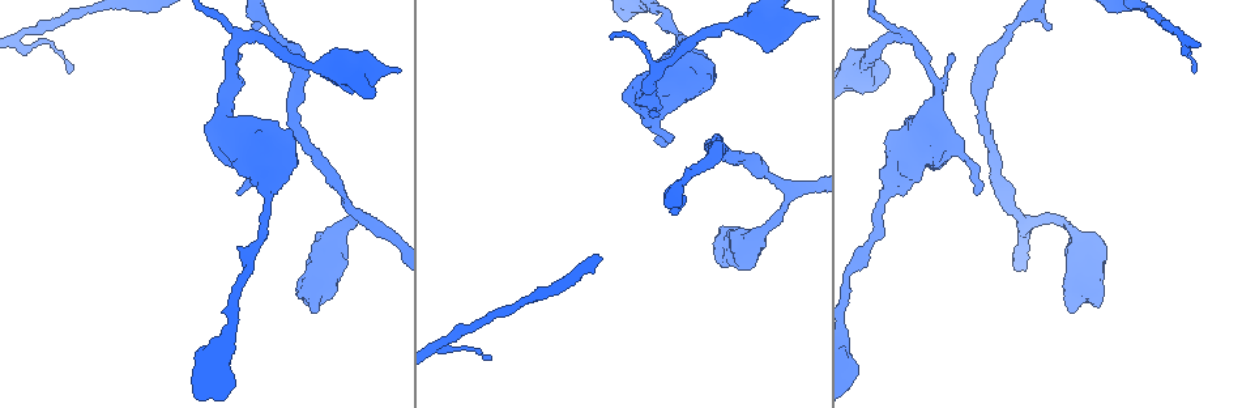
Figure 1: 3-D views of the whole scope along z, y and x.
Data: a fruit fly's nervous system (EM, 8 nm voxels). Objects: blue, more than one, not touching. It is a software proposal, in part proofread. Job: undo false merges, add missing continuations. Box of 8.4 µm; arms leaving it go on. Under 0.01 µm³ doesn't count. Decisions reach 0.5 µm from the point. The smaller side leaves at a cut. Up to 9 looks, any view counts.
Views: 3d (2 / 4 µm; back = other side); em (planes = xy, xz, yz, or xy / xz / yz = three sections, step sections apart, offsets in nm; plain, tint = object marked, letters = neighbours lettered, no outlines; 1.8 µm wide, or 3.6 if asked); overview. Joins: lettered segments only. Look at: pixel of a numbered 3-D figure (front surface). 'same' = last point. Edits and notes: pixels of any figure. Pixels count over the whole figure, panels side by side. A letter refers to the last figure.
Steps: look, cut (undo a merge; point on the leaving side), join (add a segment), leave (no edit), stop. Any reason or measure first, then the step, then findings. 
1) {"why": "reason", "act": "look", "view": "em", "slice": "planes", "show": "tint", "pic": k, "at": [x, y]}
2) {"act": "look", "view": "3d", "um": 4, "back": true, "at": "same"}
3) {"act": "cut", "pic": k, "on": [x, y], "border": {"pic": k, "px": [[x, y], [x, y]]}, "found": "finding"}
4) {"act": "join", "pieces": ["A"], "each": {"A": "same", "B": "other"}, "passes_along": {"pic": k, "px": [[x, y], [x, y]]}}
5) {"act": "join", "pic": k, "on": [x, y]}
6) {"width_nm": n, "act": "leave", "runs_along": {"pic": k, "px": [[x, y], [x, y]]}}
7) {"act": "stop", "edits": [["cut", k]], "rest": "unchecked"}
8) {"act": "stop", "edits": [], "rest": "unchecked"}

{"why": "calibre changes", "act": "look", "view": "em", "um": 3.6, "slice": "planes", "show": "plain", "pic": 1, "at": [890, 192]}

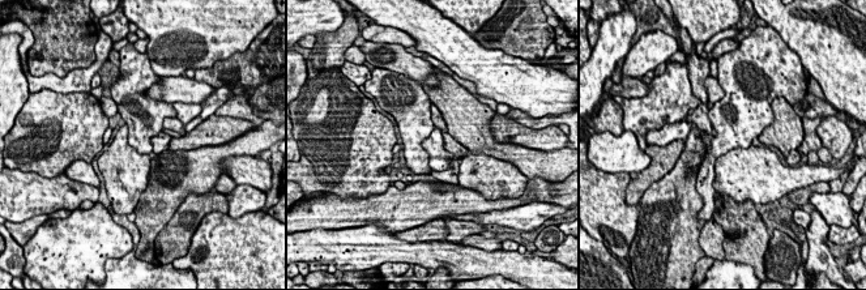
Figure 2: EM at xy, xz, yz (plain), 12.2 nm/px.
{"act": "look", "view": "em", "um": 3.6, "slice": "planes", "show": "letters", "at": "same"}

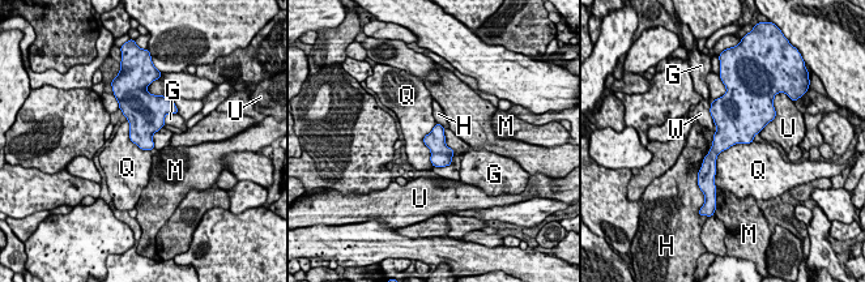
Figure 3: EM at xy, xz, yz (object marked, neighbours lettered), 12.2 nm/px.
{"act": "leave", "each": {"G": "other", "H": "other", "M": "other", "Q": "other", "U": "other", "W": "other"}, "border": {"pic": 3, "px": [[753, 140], [718, 156], [714, 183]]}, "found": "continuous, no second neuron"}

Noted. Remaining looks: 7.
{"why": "branch stops here", "act": "look", "view": "em", "um": 3.6, "slice": "planes", "show": "letters", "pic": 1, "at": [313, 311]}

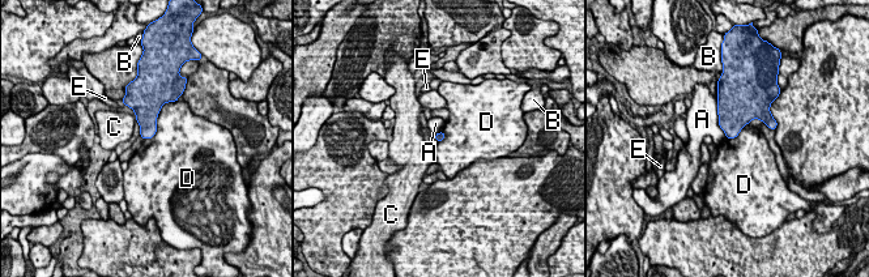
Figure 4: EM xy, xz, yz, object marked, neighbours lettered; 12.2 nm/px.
{"act": "leave", "each": {"A": "other", "B": "other", "C": "other", "D": "other", "E": "other"}, "border": {"pic": 4, "px": [[173, 101], [144, 140]]}, "found": "no lettered segment goes on from it"}

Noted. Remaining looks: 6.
{"why": "an open end", "act": "look", "view": "3d", "um": 4, "back": true, "pic": 1, "at": [256, 29]}

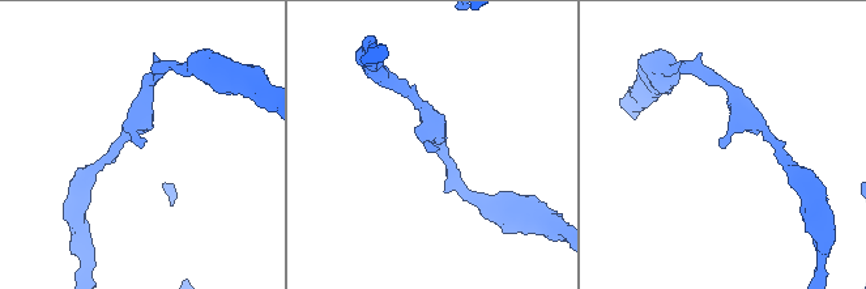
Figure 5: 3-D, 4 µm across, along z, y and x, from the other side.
{"act": "look", "view": "em", "slice": "xy", "step": 4, "show": "tint", "pic": 5, "at": [724, 146]}

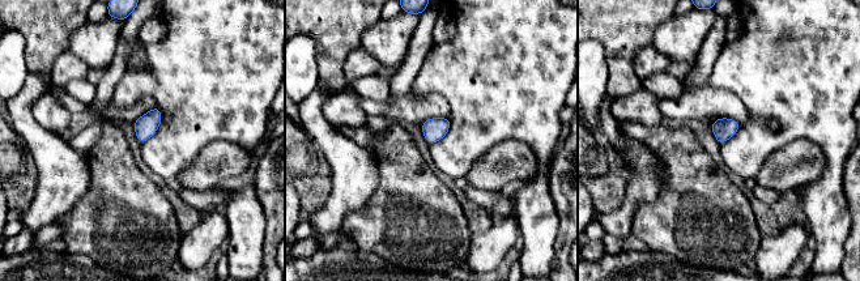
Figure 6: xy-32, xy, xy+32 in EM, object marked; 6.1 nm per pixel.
{"why": "cut it another way", "act": "look", "view": "em", "slice": "planes", "show": "letters", "at": "same"}

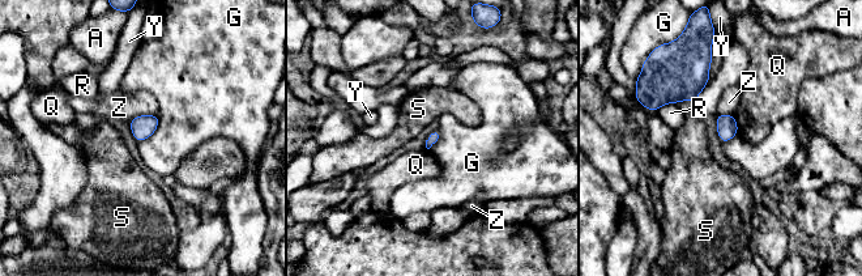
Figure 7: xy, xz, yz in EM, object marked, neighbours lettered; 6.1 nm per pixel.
{"act": "leave", "each": {"A": "other", "G": "other", "Q": "other", "R": "other", "S": "other", "Y": "other", "Z": "other"}, "found": "none of them fits"}

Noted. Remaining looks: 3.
{"why": "an open end", "act": "look", "view": "em", "slice": "yz", "step": 8, "show": "tint", "pic": 1, "at": [1194, 73]}

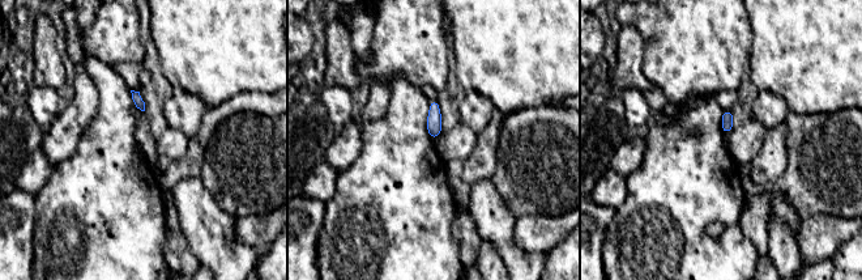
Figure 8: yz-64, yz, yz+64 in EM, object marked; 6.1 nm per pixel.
{"why": "another direction", "act": "look", "view": "em", "slice": "planes", "show": "tint", "at": "same"}

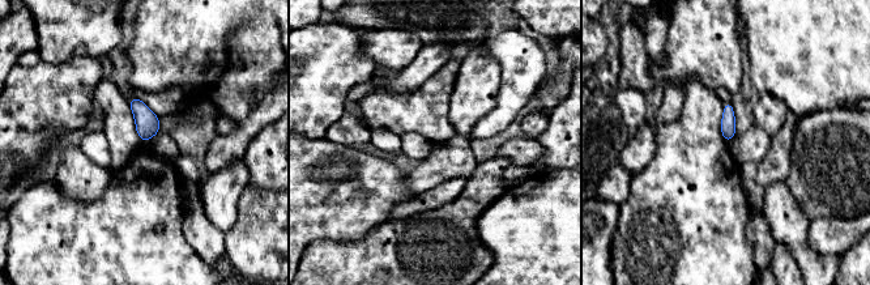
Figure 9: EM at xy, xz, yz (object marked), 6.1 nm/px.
{"why": "see the neighbours", "act": "look", "view": "em", "slice": "planes", "show": "letters", "at": "same"}

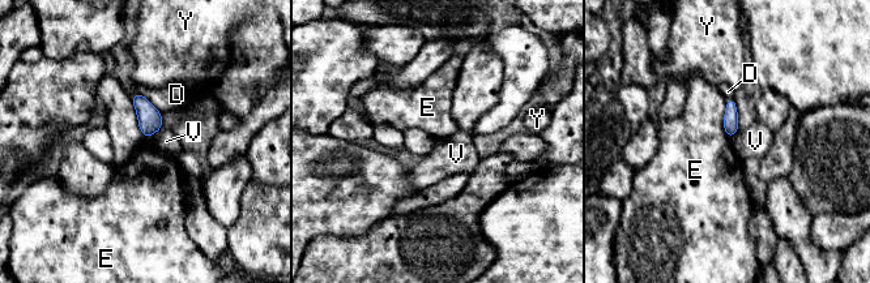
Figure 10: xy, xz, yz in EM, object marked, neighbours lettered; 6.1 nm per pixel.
{"act": "leave", "each": {"D": "other", "E": "other", "V": "other", "Y": "other"}, "found": "no lettered segment goes on from it"}

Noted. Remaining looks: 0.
{"act": "stop", "edits": [], "rest": "unchecked"}

